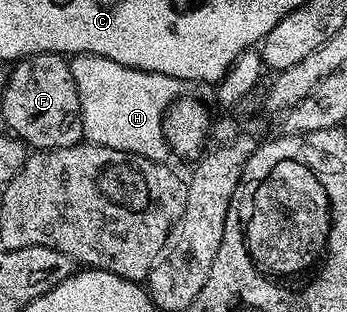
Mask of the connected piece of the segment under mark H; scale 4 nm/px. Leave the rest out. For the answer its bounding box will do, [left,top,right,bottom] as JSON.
[70,56,181,162]

